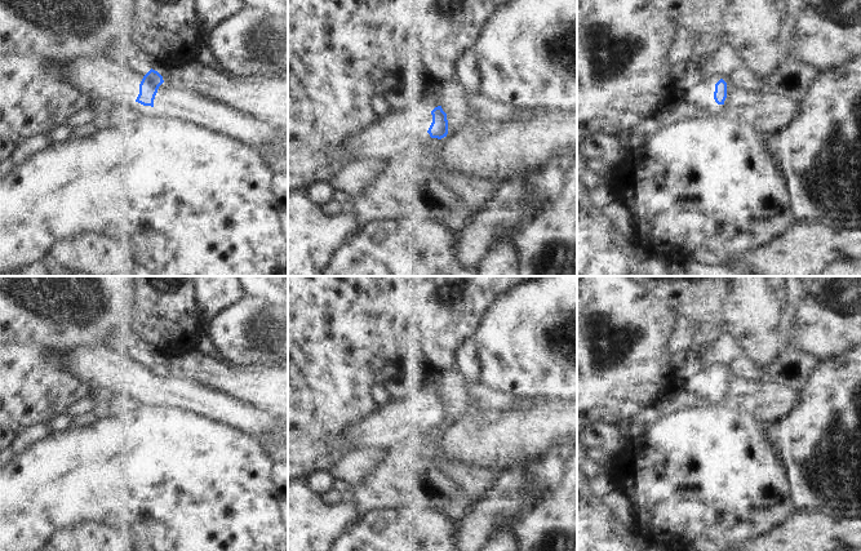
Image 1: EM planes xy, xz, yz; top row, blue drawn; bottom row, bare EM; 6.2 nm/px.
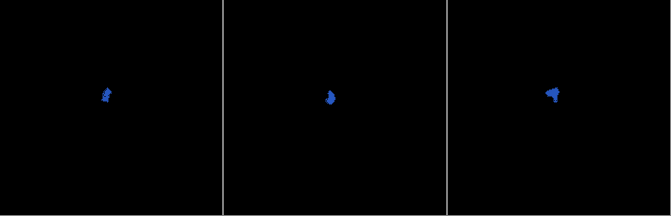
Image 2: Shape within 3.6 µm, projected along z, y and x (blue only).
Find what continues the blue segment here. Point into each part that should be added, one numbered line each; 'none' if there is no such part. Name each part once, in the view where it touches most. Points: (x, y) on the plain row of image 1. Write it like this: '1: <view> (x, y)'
1: xy (111, 368)
2: xz (457, 408).

